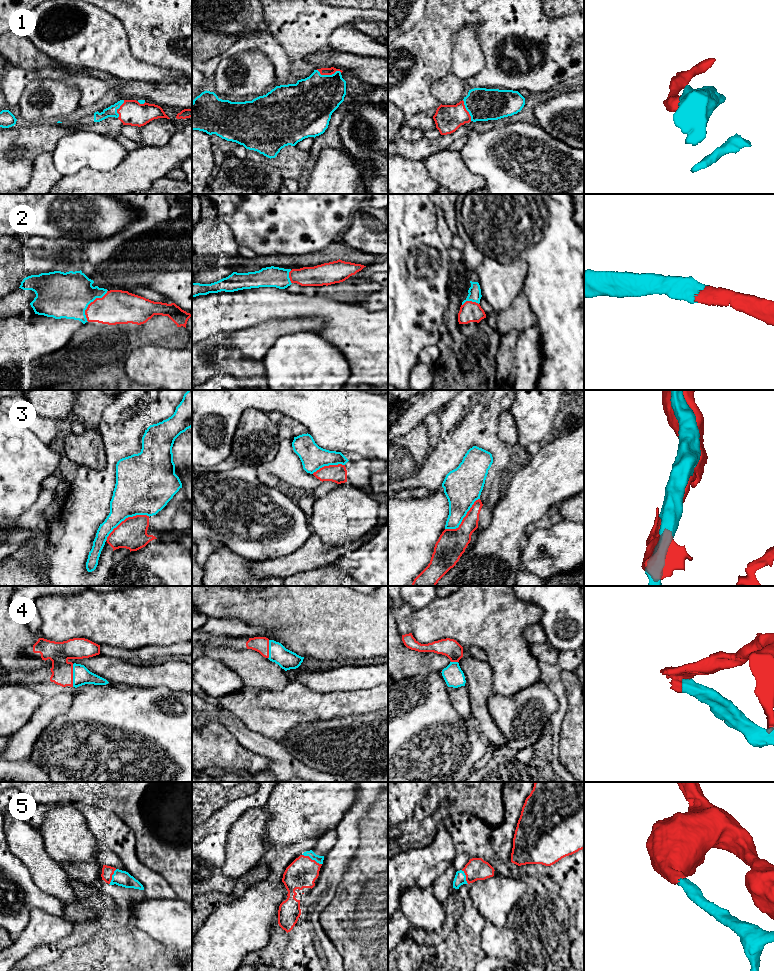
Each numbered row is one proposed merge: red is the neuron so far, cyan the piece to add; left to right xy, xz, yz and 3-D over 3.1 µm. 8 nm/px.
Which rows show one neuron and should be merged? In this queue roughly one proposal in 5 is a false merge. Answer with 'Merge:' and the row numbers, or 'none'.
Merge: 1, 2, 3, 4, 5

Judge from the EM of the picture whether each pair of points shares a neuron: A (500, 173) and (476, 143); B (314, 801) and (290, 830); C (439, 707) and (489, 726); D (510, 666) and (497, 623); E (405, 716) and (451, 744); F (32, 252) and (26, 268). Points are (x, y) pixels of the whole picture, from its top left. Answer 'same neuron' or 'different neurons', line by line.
A: same neuron
B: same neuron
C: different neurons
D: same neuron
E: same neuron
F: different neurons

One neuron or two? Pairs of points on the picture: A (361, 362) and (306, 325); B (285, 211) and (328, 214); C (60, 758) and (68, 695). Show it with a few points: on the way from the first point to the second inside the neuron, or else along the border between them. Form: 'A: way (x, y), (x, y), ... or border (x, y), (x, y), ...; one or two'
A: border (295, 318), (318, 317), (323, 326); two
B: way (296, 211), (317, 211); one
C: border (77, 691), (70, 708), (56, 716), (47, 726); two

